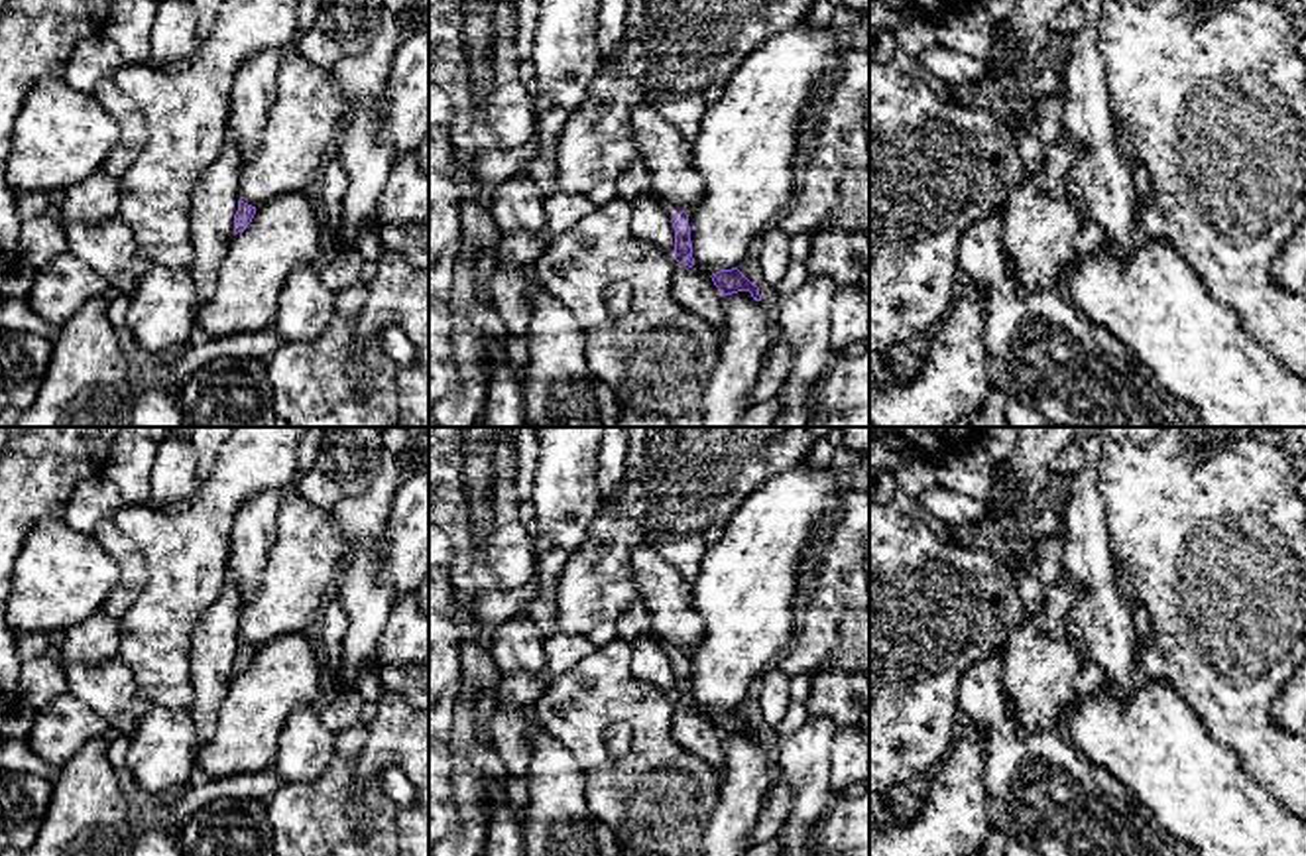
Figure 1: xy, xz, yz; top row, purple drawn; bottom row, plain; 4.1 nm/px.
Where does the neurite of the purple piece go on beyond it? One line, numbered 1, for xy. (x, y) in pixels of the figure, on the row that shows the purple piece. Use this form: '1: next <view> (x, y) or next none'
1: next none

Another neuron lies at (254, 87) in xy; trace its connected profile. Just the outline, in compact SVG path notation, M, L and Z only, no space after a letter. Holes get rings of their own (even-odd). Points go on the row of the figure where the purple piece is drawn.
M264 49L246 59L230 91L228 130L236 138L238 159L256 155L267 110L277 94L277 71L283 49Z

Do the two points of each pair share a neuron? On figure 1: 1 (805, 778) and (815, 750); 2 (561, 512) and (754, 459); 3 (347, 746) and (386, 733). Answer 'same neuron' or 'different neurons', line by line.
1: same neuron
2: different neurons
3: different neurons

